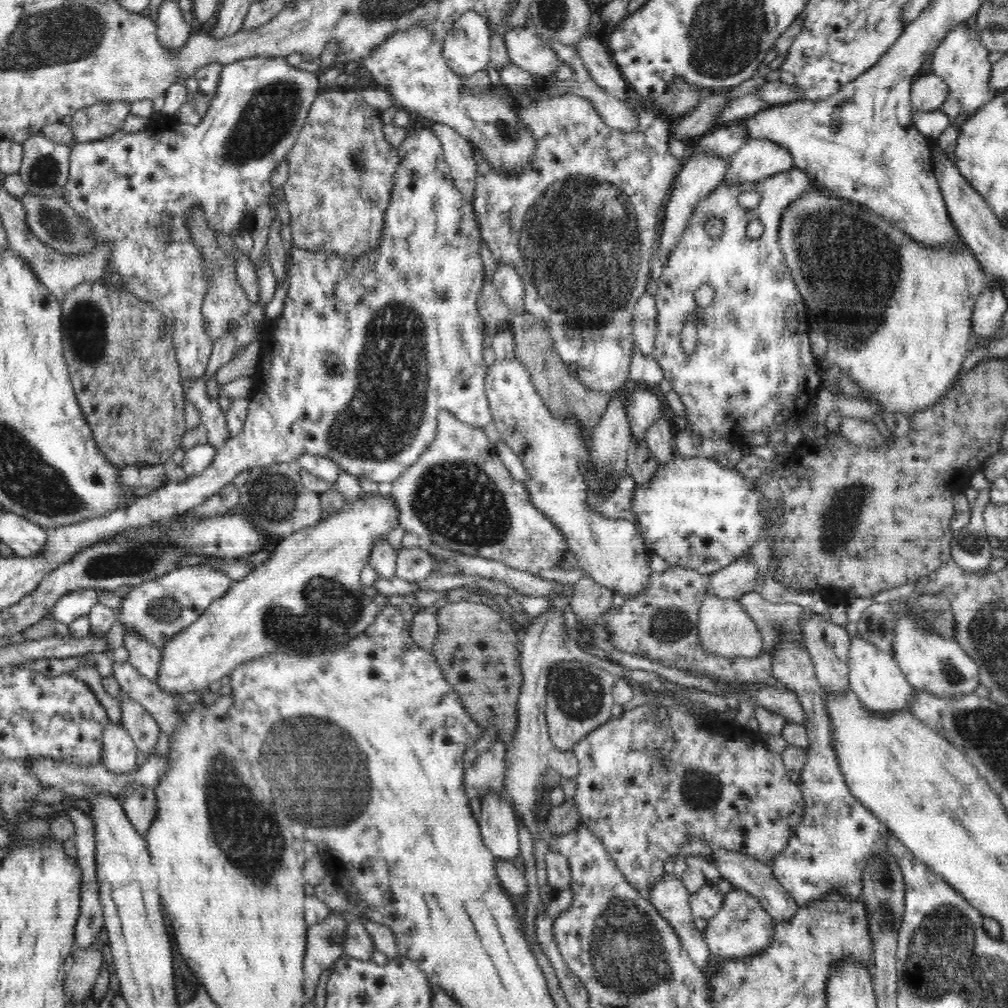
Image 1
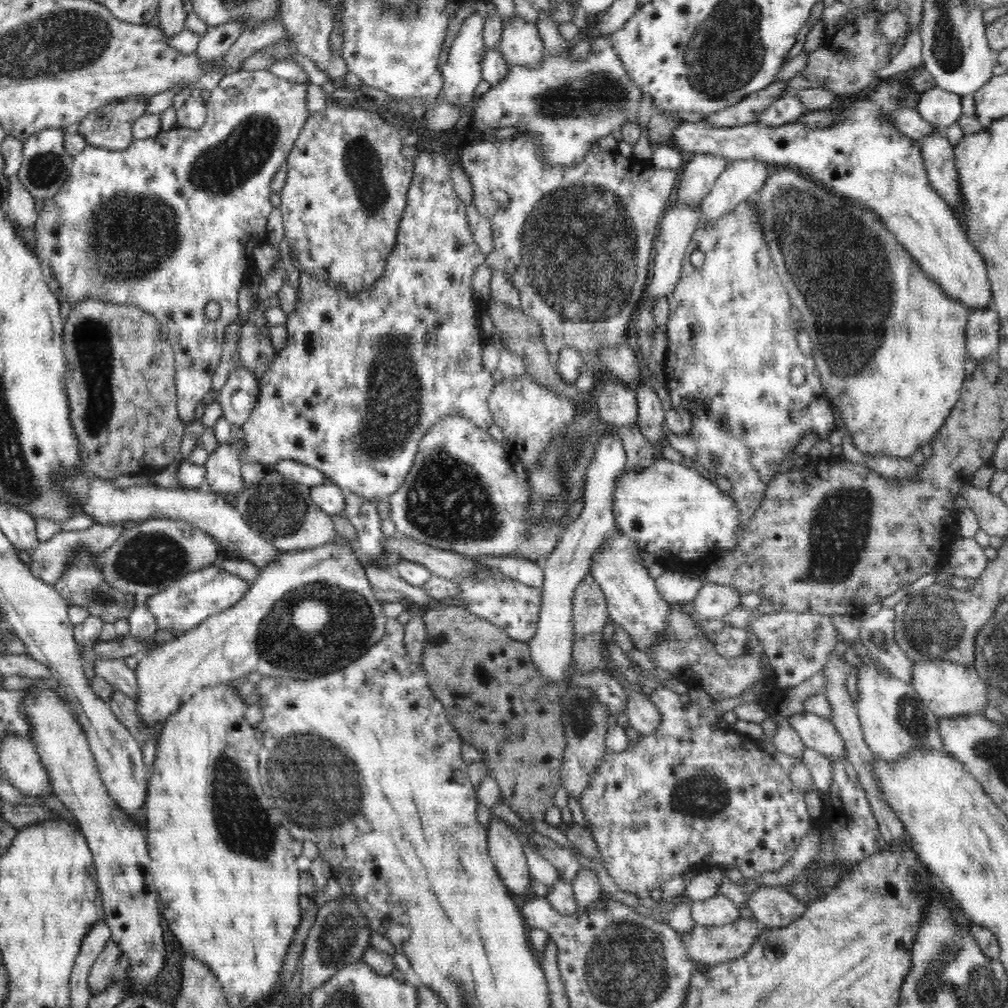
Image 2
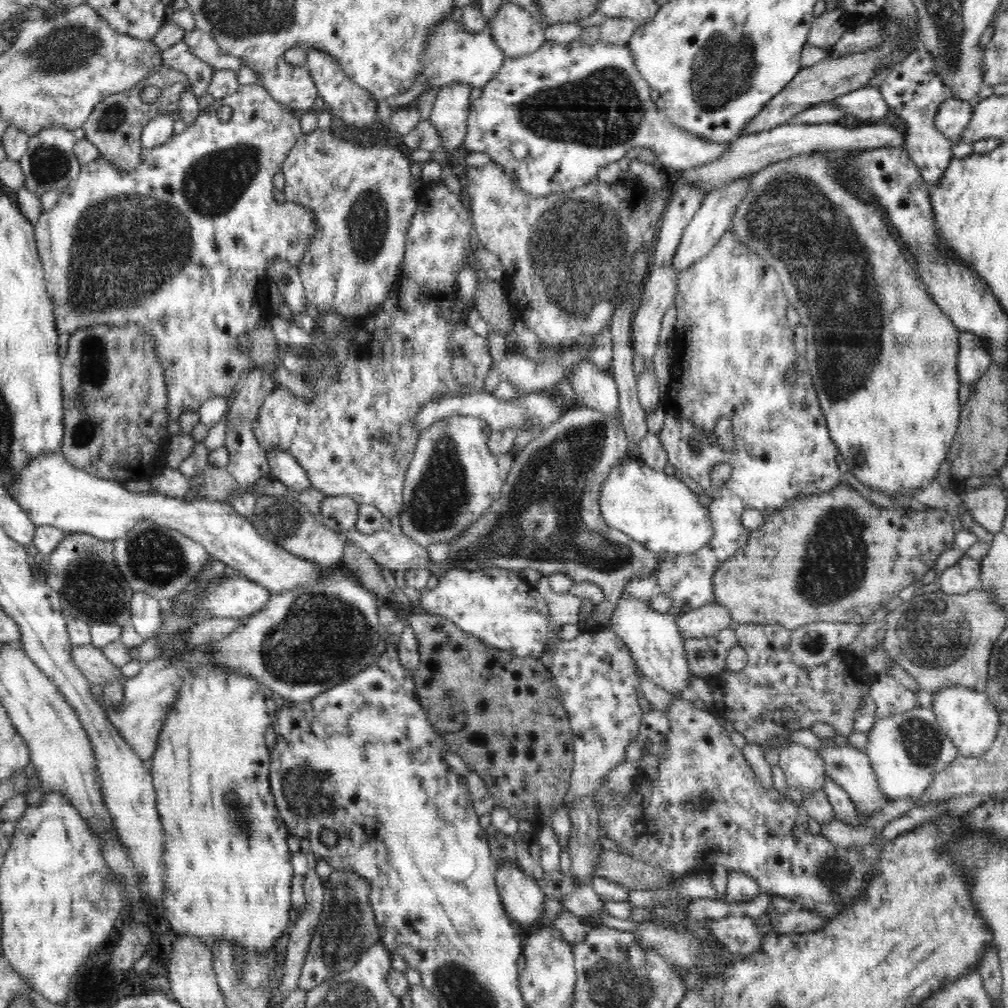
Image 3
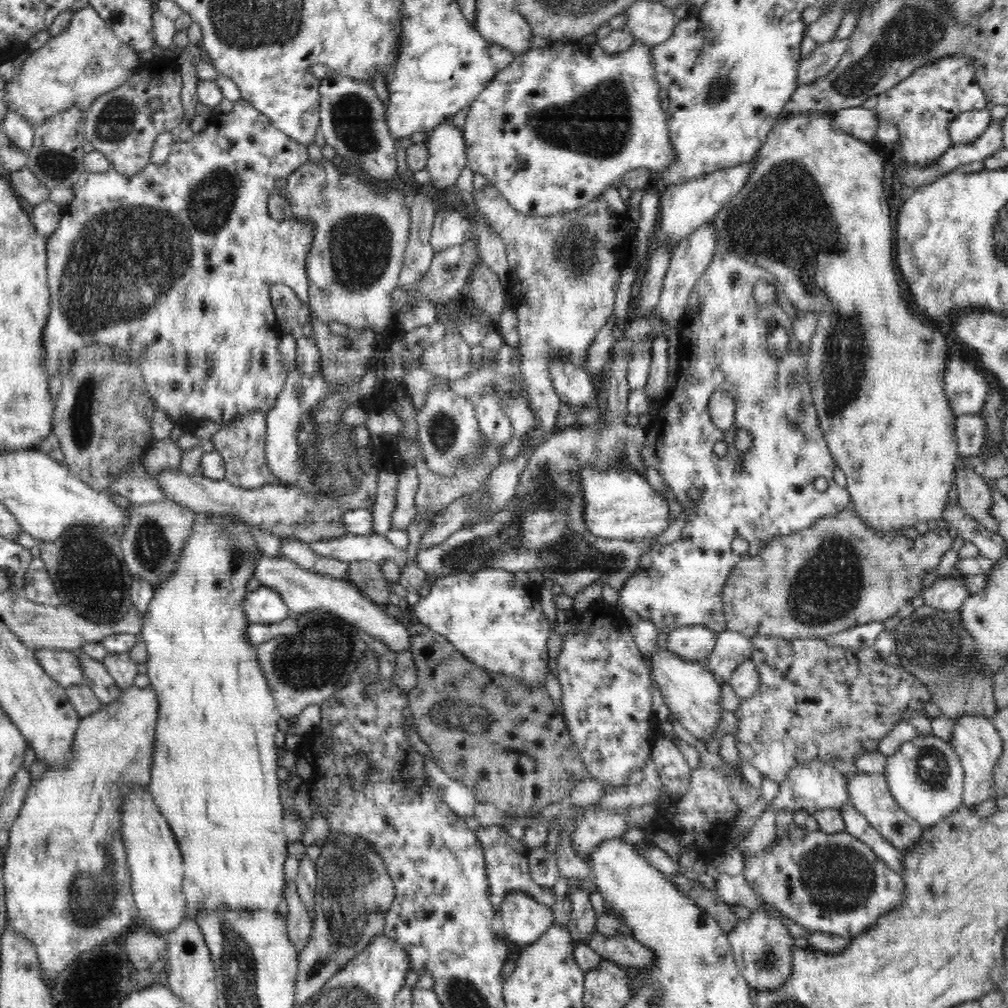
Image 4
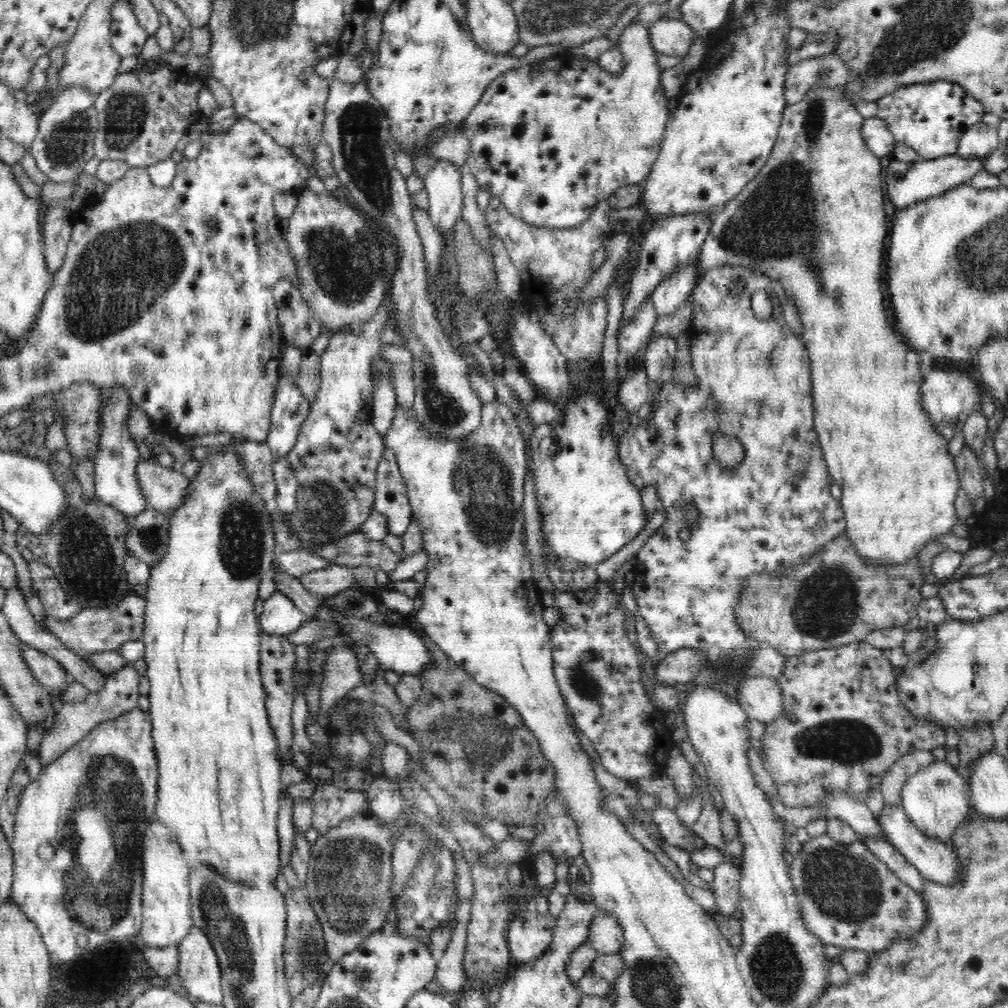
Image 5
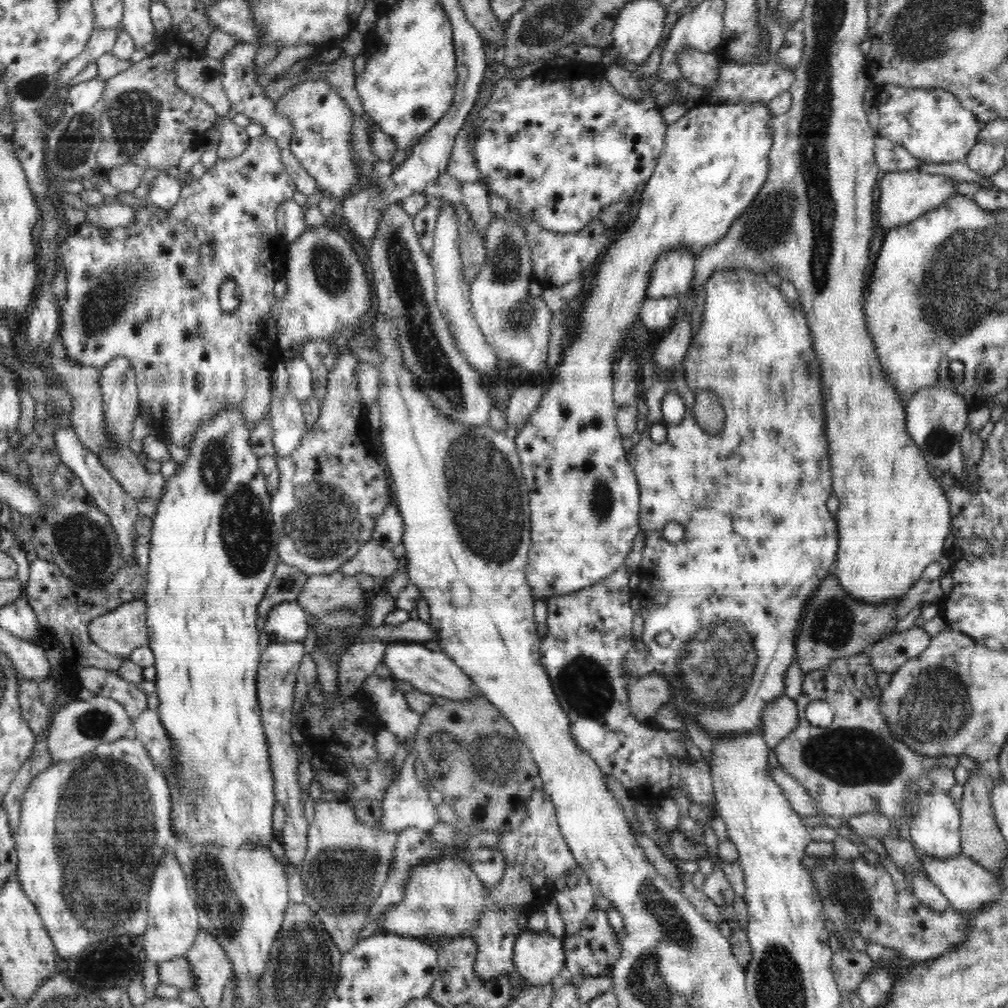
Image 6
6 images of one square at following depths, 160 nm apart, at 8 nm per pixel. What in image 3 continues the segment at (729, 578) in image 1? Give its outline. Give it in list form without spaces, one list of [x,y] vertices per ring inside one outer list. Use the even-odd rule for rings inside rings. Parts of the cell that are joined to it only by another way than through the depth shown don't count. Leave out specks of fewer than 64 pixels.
[[[732,228],[724,232],[713,247],[702,260],[694,262],[677,276],[677,292],[673,304],[677,312],[673,369],[668,395],[660,399],[660,406],[665,412],[665,425],[659,437],[668,453],[668,461],[676,468],[678,475],[694,478],[694,482],[700,484],[703,493],[707,494],[710,502],[706,509],[710,513],[714,534],[706,546],[690,554],[656,553],[658,572],[646,578],[631,580],[623,590],[629,598],[634,596],[648,602],[652,602],[658,593],[668,594],[673,599],[673,607],[680,609],[676,618],[684,640],[716,636],[734,621],[730,612],[716,601],[712,577],[722,562],[748,542],[749,531],[742,523],[744,510],[756,508],[767,515],[780,510],[788,499],[796,500],[802,495],[829,491],[843,481],[835,459],[838,447],[828,432],[826,417],[812,378],[809,377],[806,358],[798,354],[794,344],[793,327],[786,317],[788,300],[778,274],[756,252],[740,243]],[[790,368],[796,371],[796,380],[791,383],[786,379],[786,372]],[[722,417],[728,417],[734,426],[733,450],[724,450],[713,443],[710,437],[718,418]],[[693,438],[702,444],[698,454],[692,451],[690,441]],[[721,462],[728,462],[733,473],[724,486],[717,490],[710,481],[710,469]]]

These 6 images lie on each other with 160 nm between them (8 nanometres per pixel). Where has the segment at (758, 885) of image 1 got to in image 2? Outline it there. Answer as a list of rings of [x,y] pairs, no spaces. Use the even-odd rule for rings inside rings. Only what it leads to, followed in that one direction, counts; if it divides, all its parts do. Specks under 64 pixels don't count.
[[[784,886],[758,887],[752,892],[748,908],[762,927],[783,927],[795,921],[807,905],[792,896]]]

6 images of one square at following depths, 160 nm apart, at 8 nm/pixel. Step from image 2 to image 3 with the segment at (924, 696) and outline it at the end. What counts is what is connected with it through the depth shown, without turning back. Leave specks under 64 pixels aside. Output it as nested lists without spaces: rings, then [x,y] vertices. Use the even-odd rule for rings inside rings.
[[[946,685],[932,695],[931,710],[939,727],[954,742],[958,754],[979,758],[994,744],[1000,726],[999,711],[984,691],[960,685]]]

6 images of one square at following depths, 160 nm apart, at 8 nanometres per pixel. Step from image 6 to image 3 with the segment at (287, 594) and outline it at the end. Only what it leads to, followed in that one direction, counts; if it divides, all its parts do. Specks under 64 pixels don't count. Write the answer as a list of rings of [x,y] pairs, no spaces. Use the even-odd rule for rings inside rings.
[[[352,528],[336,533],[344,542],[354,542],[366,551],[372,560],[392,571],[408,572],[416,566],[429,567],[431,564],[426,547],[414,542],[403,532],[394,535],[391,530],[382,528],[370,534],[362,534]]]

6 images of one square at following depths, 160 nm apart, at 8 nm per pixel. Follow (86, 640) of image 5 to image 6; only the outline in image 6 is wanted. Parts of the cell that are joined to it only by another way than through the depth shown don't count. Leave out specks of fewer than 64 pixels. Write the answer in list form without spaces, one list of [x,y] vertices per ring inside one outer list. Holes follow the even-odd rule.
[[[144,599],[122,604],[90,624],[90,639],[106,652],[129,656],[134,649],[148,646],[147,614]]]

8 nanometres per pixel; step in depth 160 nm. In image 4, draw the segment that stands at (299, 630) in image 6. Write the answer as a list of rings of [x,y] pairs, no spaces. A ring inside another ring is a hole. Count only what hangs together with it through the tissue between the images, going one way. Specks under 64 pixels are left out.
[[[262,586],[246,593],[244,615],[252,624],[276,624],[292,616],[278,592]]]

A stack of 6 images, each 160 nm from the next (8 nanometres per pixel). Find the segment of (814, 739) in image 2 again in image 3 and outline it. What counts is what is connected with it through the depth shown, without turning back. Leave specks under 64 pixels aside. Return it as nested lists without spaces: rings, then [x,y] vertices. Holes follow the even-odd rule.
[[[824,738],[822,742],[824,744],[822,744],[820,750],[817,750],[817,753],[822,757],[825,774],[850,795],[852,802],[858,805],[858,808],[860,808],[860,811],[864,815],[871,817],[873,814],[876,814],[878,810],[882,809],[879,806],[888,800],[888,798],[880,790],[877,776],[872,768],[869,756],[850,743],[848,746],[835,746],[829,738]]]

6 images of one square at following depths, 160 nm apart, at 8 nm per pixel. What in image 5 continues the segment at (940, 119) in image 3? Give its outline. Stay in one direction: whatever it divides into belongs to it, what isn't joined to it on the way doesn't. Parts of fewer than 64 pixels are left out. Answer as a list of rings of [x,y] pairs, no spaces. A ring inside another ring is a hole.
[[[980,121],[964,133],[958,142],[957,155],[969,160],[986,160],[998,145],[998,126]]]

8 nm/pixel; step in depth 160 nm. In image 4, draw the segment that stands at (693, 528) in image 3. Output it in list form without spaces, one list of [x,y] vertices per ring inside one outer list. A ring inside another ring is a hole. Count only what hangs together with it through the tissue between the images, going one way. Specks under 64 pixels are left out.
[[[588,466],[588,468],[580,470],[577,485],[584,491],[584,521],[586,521],[586,527],[596,537],[651,541],[654,536],[660,536],[672,523],[670,519],[670,506],[668,501],[662,497],[662,495],[666,494],[660,494],[650,485],[644,475],[642,476],[634,470],[607,469],[604,472],[598,472],[591,466]]]

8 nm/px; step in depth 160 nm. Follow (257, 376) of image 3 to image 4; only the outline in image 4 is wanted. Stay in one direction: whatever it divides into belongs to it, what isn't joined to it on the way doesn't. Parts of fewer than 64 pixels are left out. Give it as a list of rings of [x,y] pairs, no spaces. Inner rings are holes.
[[[260,409],[250,411],[242,418],[236,418],[224,425],[211,440],[215,450],[225,462],[225,479],[228,483],[244,489],[255,489],[268,483],[278,483],[279,478],[269,469],[265,457],[267,414]]]

